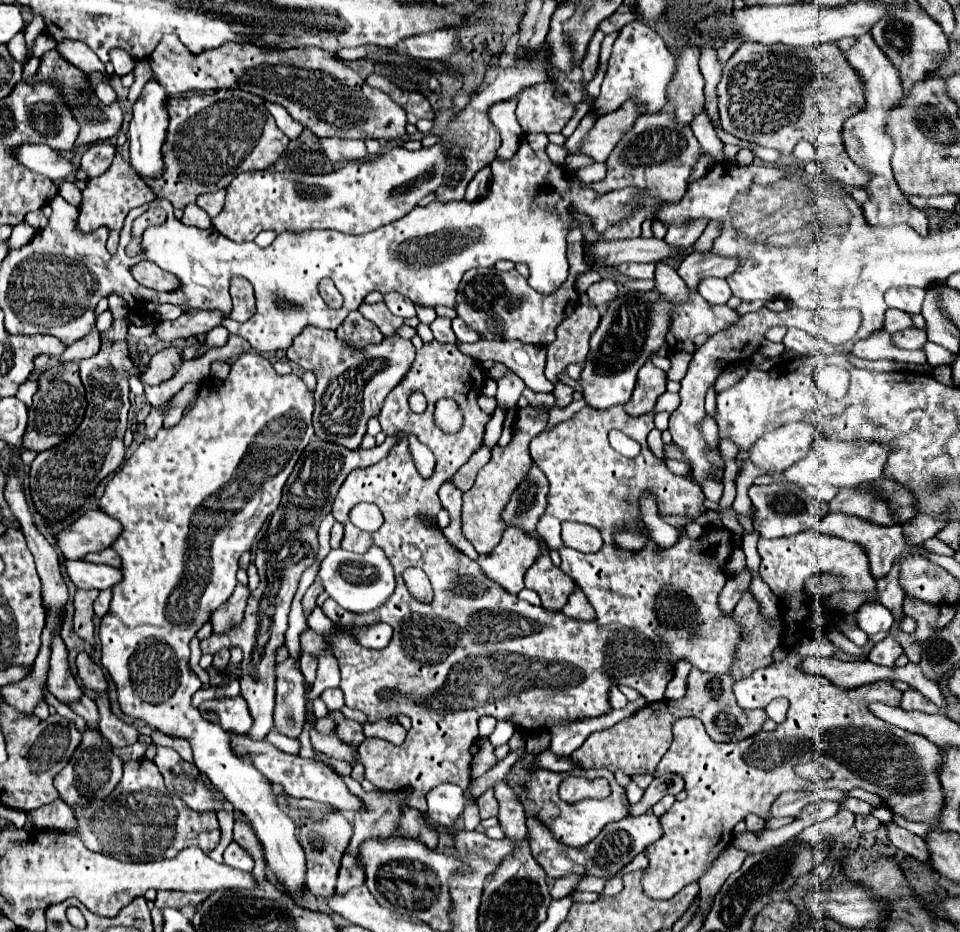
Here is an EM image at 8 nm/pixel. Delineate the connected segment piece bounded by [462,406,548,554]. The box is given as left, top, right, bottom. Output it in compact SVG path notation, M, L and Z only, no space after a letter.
M530 406L518 410L518 418L514 422L514 436L510 444L504 448L494 446L492 460L484 468L480 468L474 486L462 494L462 534L468 542L472 542L478 554L492 552L492 548L500 542L500 536L506 530L504 524L500 524L500 508L508 504L508 496L514 492L516 484L520 484L524 472L528 472L528 468L532 466L528 446L530 440L544 430L546 422L548 422L548 410L534 410Z

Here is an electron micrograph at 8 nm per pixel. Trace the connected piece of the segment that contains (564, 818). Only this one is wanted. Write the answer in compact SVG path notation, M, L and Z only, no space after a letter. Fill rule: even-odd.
M526 752L520 756L520 760L508 770L506 774L506 784L512 788L516 800L524 806L524 814L526 818L538 818L550 832L552 836L566 844L566 846L572 846L572 848L582 848L586 846L590 840L594 840L600 830L610 824L610 822L618 822L622 818L628 816L628 798L626 798L626 792L624 788L614 780L614 774L610 770L606 769L589 769L589 770L570 770L570 772L550 772L546 768L540 768L536 766L536 752ZM570 774L584 774L584 776L590 776L590 778L606 778L612 786L612 794L608 798L601 800L586 799L584 802L578 802L578 804L566 804L558 798L558 786L562 782L564 776L570 776Z

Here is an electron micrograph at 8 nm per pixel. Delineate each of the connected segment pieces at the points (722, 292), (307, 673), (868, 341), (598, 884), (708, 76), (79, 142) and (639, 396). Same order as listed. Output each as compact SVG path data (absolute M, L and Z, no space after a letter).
M702 278L698 282L698 292L710 304L726 304L726 300L732 296L728 282L720 278Z
M302 652L302 658L300 658L300 668L302 668L302 674L304 674L304 678L306 678L306 684L308 684L308 688L312 686L312 682L314 682L314 678L316 678L316 658L312 656L312 654L306 654L306 652Z
M878 330L870 334L864 340L858 340L854 344L854 356L864 360L896 360L896 362L908 362L908 364L926 364L924 350L912 350L904 352L900 348L892 348L890 334L884 330Z
M586 876L586 878L582 878L582 880L576 884L574 890L578 890L578 892L600 892L600 890L604 888L604 884L606 884L604 878Z
M712 44L702 48L702 56L700 56L700 72L706 80L706 100L712 100L712 116L718 118L718 96L716 96L716 84L720 82L720 62L718 62L718 54L716 48Z
M50 50L42 56L40 60L40 68L36 74L38 82L50 82L56 88L60 88L62 100L64 104L72 110L72 116L78 120L80 124L80 132L76 138L76 146L84 146L84 144L92 144L92 142L100 142L100 140L108 140L112 136L118 134L120 126L122 126L122 110L118 106L118 102L106 106L98 100L94 88L90 86L90 80L84 72L80 72L76 66L72 66L68 60L64 60L64 56L60 56L56 50Z
M650 360L638 370L636 388L624 406L630 416L644 416L654 410L656 400L666 392L666 372L656 368Z

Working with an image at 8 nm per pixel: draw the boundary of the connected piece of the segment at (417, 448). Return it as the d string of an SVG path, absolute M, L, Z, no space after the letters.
M406 434L406 440L408 440L408 450L412 454L412 460L414 460L420 476L430 478L434 472L434 466L436 466L436 456L424 444L420 444L416 436Z

